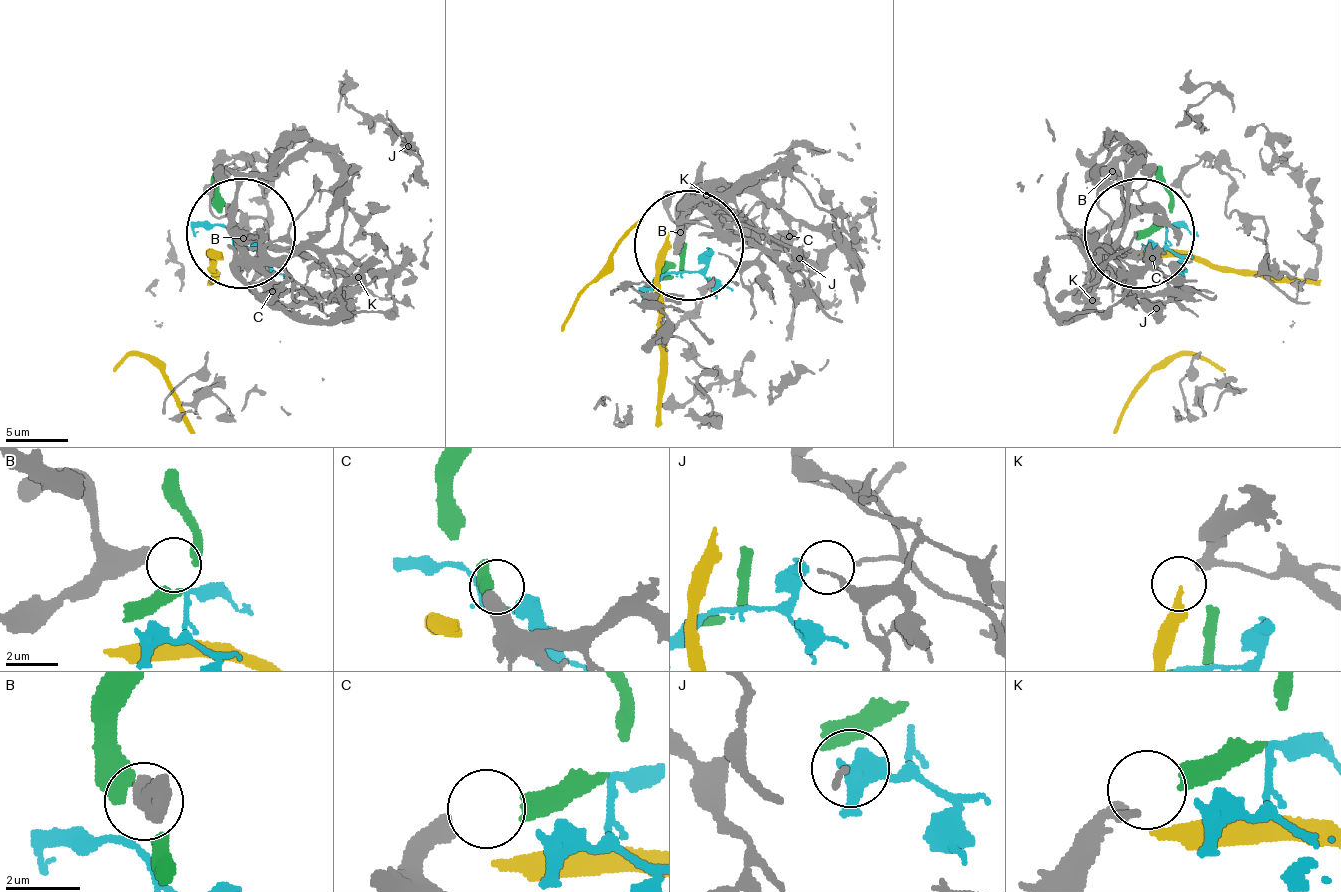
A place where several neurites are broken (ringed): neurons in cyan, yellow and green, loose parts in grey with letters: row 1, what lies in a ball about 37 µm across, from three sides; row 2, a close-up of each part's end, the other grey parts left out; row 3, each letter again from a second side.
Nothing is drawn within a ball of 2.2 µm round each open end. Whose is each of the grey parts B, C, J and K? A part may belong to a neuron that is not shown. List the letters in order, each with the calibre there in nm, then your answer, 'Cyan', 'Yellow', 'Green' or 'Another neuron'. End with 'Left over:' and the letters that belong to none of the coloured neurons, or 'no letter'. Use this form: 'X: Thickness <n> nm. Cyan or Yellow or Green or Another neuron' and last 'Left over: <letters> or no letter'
B: Thickness 550 nm. Another neuron
C: Thickness 500 nm. Green
J: Thickness 150 nm. Cyan
K: Thickness 240 nm. Another neuron
Left over: B, K

